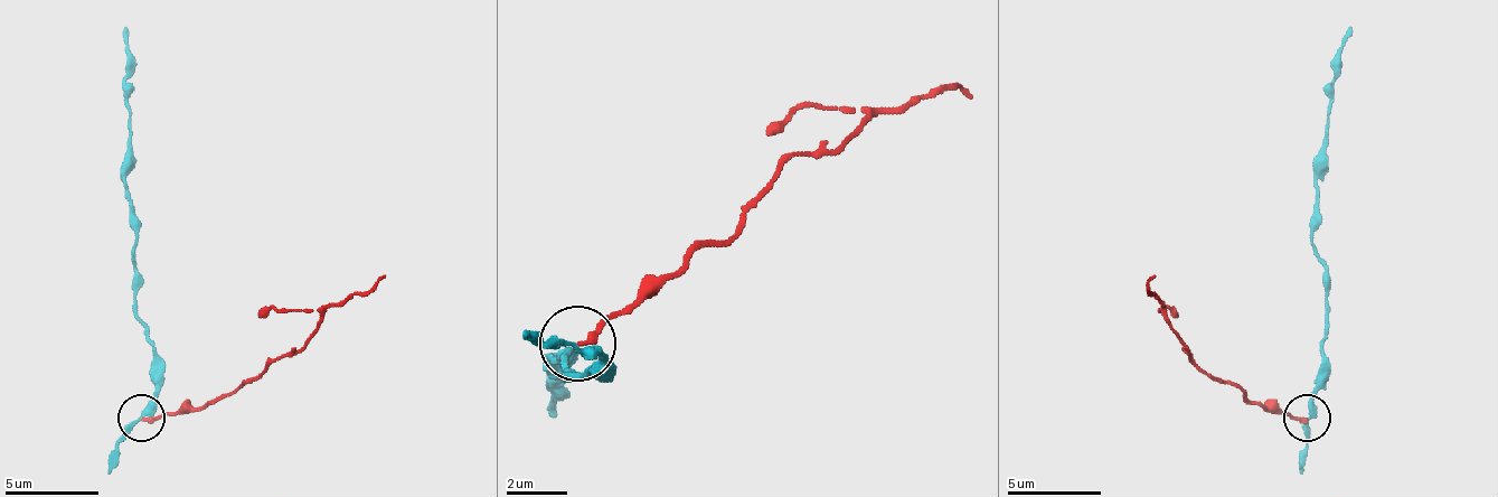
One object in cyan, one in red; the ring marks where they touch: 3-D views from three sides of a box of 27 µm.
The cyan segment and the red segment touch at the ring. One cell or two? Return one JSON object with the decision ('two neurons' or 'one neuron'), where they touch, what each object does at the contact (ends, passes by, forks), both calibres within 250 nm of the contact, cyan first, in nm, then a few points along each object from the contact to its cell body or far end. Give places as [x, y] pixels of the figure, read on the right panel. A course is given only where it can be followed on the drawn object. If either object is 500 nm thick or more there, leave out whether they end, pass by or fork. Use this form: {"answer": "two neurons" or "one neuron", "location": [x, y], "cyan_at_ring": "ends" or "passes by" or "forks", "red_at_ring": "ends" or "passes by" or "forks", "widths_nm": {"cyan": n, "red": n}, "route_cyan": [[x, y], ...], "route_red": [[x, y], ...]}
{"answer": "two neurons", "location": [1307, 418], "cyan_at_ring": "passes by", "red_at_ring": "ends", "widths_nm": {"cyan": 280, "red": 220}, "route_cyan": [[1308, 416], [1317, 393], [1327, 313], [1327, 262], [1312, 243], [1317, 155], [1327, 136], [1336, 50], [1350, 28]], "route_red": [[1308, 416], [1265, 412], [1233, 384], [1218, 384], [1190, 356], [1148, 290], [1153, 277]]}

